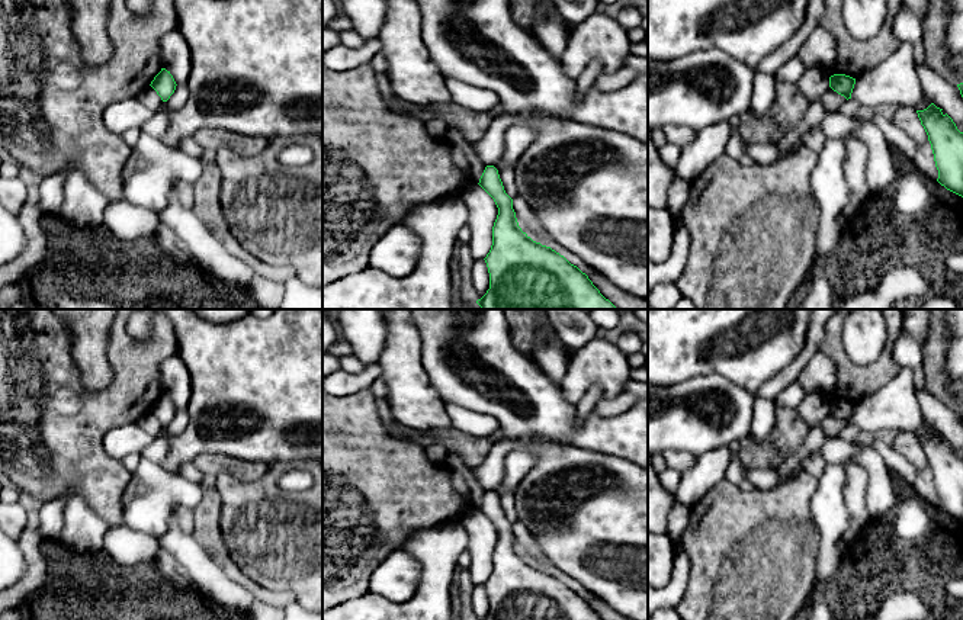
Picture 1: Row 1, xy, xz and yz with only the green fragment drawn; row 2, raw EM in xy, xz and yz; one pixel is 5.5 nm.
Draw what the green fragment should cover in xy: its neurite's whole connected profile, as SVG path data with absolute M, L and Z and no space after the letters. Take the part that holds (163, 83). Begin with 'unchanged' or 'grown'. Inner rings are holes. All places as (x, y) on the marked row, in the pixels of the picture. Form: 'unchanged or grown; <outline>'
unchanged; M161 68L150 86L157 91L163 102L167 102L174 93L177 84L170 71Z

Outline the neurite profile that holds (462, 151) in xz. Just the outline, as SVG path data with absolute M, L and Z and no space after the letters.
M447 125L443 141L447 144L455 164L472 183L479 183L487 164L475 154L472 142L462 135L456 125Z

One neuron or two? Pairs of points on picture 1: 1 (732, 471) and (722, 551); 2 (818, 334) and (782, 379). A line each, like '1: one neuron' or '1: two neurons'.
1: two neurons
2: one neuron

